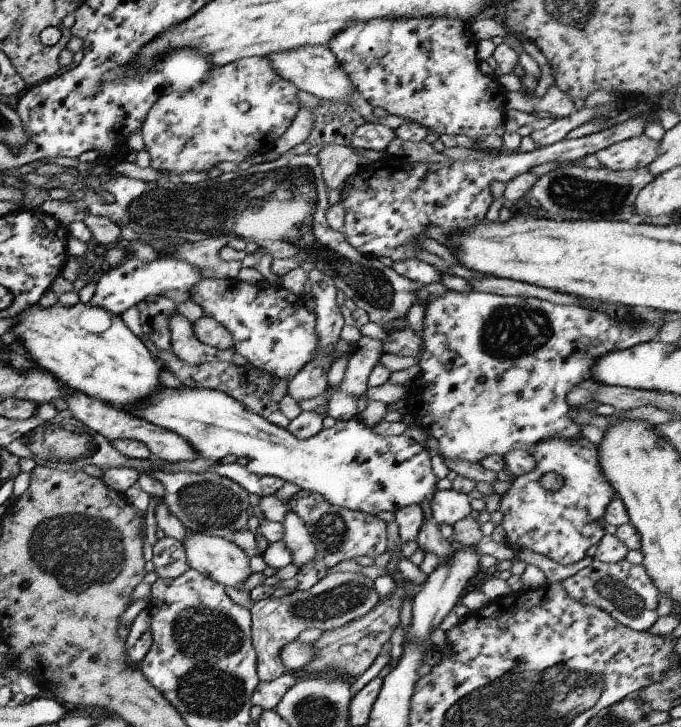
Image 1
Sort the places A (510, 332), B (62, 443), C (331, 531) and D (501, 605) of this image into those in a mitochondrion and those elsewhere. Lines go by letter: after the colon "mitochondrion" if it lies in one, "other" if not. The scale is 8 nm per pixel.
A: mitochondrion
B: mitochondrion
C: mitochondrion
D: other

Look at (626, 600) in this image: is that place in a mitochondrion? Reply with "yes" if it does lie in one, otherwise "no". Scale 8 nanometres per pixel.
yes

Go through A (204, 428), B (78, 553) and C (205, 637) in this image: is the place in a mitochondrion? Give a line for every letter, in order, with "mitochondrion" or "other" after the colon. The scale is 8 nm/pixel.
A: mitochondrion
B: mitochondrion
C: mitochondrion

